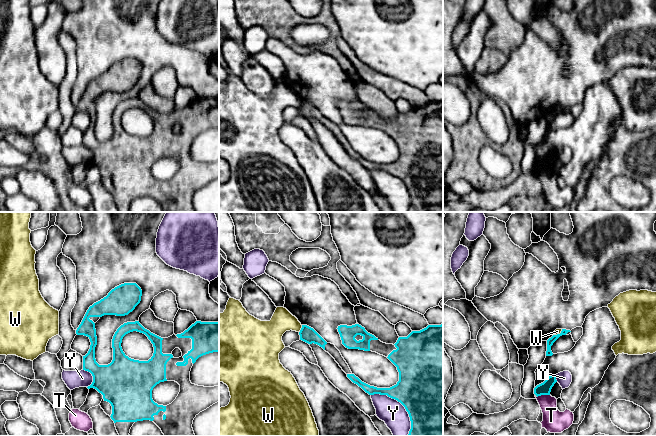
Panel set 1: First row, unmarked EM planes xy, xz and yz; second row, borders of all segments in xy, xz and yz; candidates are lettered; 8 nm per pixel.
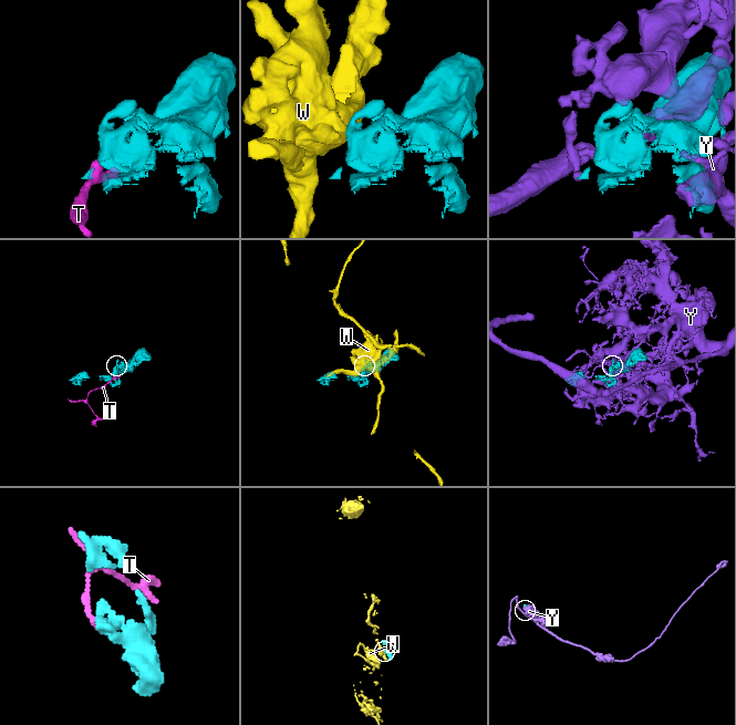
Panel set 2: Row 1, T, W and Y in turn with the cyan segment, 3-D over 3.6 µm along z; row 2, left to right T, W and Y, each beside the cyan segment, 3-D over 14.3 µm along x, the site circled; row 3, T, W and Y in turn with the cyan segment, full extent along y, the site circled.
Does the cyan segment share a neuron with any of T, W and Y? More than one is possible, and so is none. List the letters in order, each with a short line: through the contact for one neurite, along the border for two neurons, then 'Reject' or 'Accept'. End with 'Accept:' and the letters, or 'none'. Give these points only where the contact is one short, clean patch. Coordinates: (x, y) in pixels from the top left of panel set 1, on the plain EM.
T: Reject
W: Line: xz (302, 101), (299, 108). Reject
Y: Reject
Accept: none

